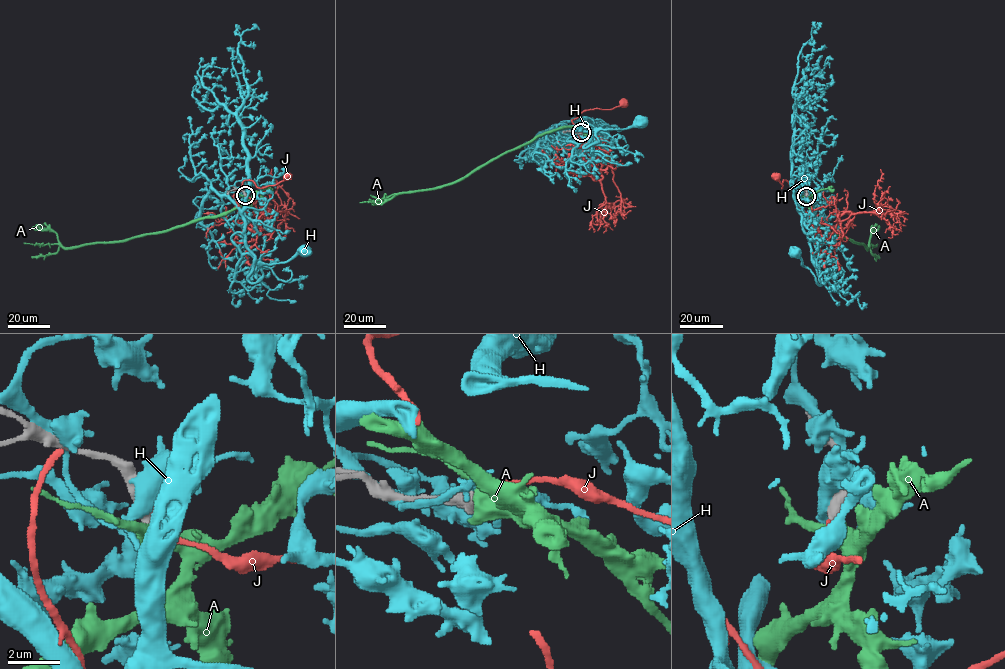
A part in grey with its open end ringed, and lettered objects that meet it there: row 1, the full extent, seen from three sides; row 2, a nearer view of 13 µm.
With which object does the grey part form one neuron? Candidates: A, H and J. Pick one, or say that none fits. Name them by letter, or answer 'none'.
J

